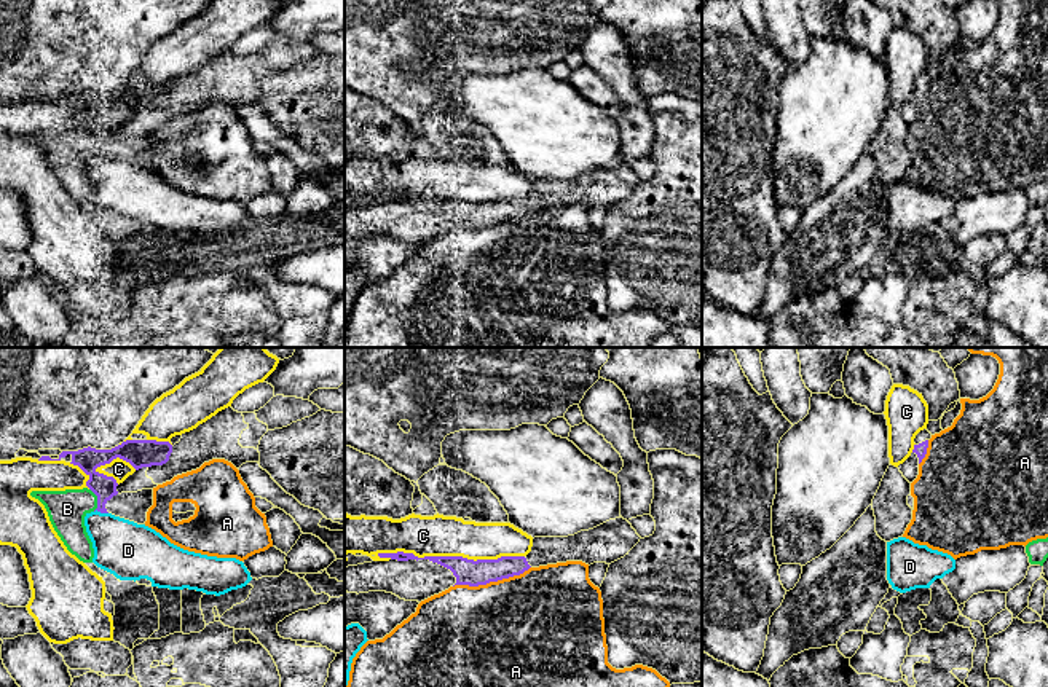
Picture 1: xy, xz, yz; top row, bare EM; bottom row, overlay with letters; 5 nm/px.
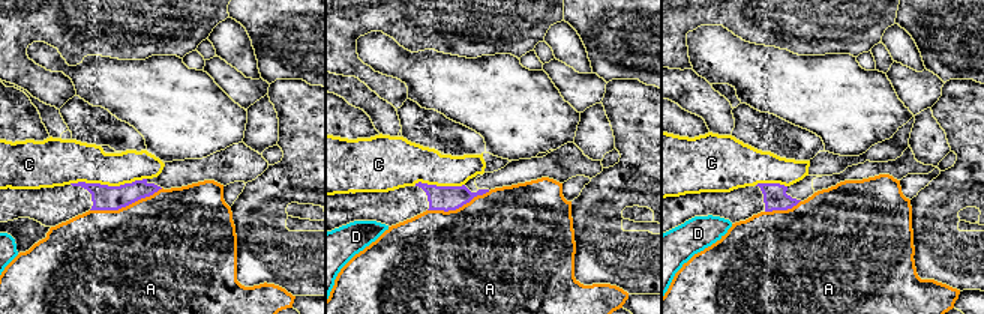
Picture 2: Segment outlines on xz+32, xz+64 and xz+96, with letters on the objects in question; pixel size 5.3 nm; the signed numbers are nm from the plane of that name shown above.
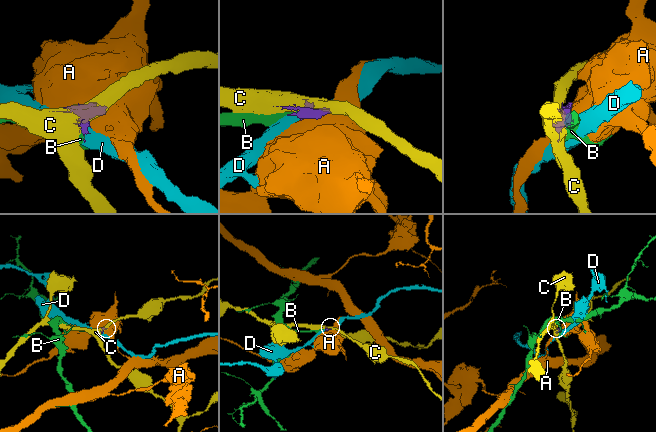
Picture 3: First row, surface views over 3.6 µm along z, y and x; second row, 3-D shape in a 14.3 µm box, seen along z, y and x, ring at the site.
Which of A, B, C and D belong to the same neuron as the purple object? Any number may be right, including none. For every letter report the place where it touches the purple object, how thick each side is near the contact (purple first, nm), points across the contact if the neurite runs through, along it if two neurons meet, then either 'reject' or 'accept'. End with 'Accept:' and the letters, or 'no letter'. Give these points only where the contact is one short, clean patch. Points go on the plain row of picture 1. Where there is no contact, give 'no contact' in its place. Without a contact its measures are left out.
A: xz (492, 223) | 130/480 nm | reject
B: xy (98, 142) | 120/190 nm | reject
C: xz (450, 200) | 130/200 nm | reject
D: xy (101, 155) | 120/280 nm | reject
Accept: no letter

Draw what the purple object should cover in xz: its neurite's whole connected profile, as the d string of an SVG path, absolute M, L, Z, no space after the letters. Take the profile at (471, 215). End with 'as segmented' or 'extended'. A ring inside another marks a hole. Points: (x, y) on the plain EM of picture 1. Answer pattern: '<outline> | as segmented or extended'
M621 161L568 180L534 180L526 199L467 202L463 199L424 199L378 196L380 204L345 210L345 234L386 234L405 244L424 244L453 228L479 230L520 218L530 210L582 204L611 207L640 185L632 167Z | extended

